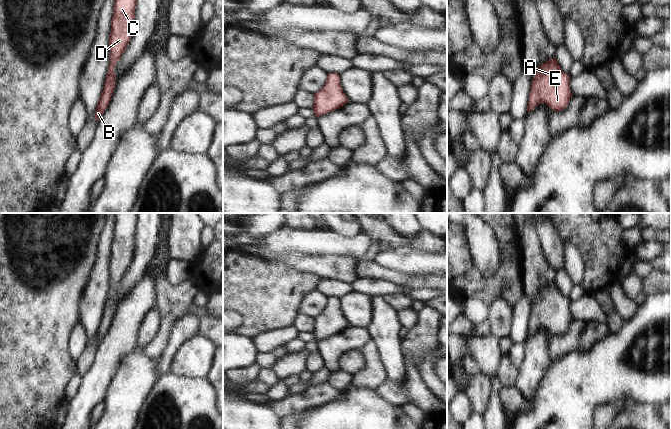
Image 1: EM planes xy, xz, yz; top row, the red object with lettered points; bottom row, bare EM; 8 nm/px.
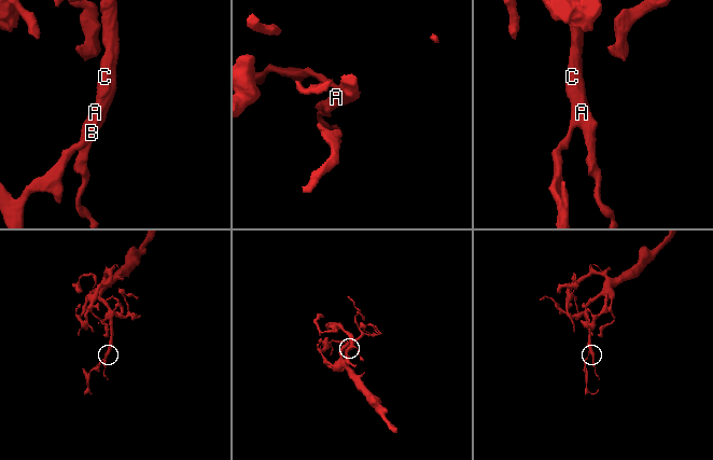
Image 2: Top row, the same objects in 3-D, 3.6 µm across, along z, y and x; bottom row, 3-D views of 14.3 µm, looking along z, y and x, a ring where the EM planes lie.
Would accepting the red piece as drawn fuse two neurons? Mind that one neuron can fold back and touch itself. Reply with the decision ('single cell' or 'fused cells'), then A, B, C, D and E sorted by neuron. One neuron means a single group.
single cell; A B C D E

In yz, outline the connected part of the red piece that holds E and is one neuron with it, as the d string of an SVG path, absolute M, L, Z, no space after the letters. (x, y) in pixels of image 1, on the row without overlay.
M555 281L542 288L531 307L527 336L541 327L553 335L565 333L572 322L569 304L570 300L562 295Z

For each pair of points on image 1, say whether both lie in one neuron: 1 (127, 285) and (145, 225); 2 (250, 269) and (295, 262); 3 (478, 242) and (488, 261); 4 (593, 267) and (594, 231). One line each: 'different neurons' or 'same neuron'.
1: same neuron
2: different neurons
3: same neuron
4: same neuron

